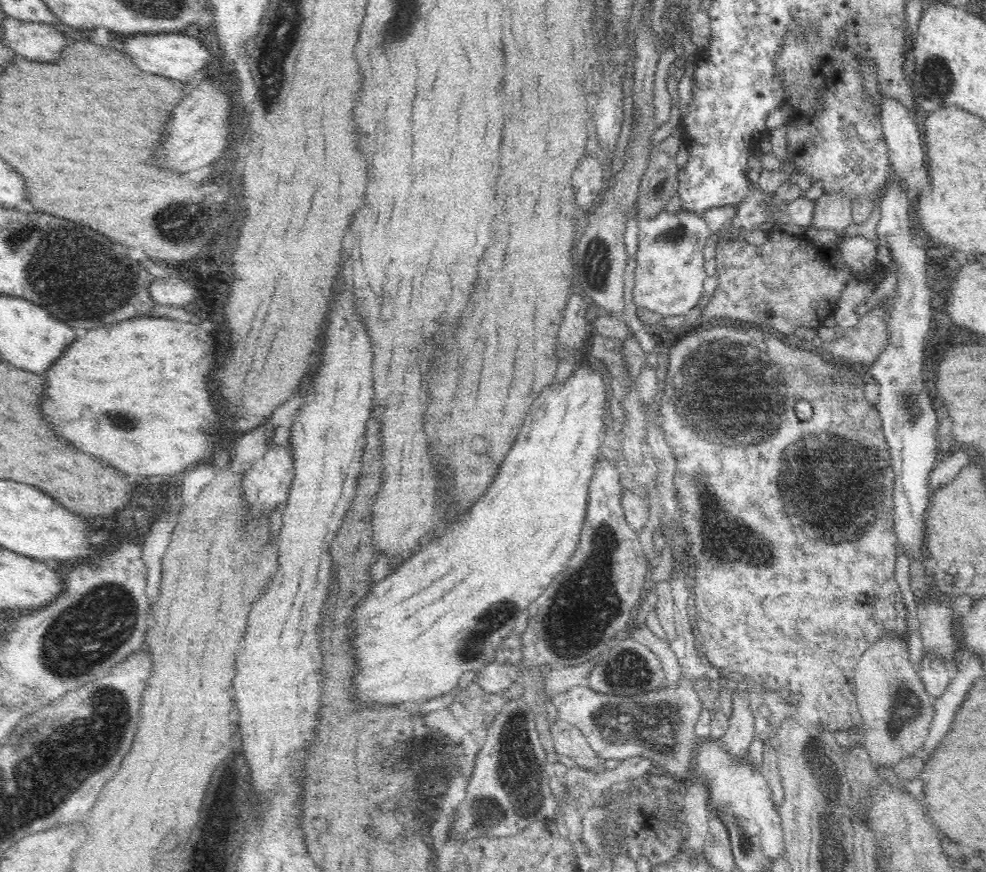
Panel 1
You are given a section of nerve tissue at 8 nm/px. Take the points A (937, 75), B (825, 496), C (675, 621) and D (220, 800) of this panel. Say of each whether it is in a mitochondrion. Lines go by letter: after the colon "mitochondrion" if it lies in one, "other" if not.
A: mitochondrion
B: mitochondrion
C: other
D: other

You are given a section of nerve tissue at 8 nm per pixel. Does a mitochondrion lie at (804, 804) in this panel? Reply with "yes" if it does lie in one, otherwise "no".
no

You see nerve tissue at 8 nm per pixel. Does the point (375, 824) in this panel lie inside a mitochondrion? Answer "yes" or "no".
no

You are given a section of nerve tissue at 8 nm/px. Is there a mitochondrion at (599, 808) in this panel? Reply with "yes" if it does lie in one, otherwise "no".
no

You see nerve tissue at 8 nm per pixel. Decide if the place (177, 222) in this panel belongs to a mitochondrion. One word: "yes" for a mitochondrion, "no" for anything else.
yes

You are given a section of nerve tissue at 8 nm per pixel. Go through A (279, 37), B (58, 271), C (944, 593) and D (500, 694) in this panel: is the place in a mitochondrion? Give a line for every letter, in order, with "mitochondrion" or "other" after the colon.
A: mitochondrion
B: mitochondrion
C: other
D: other

